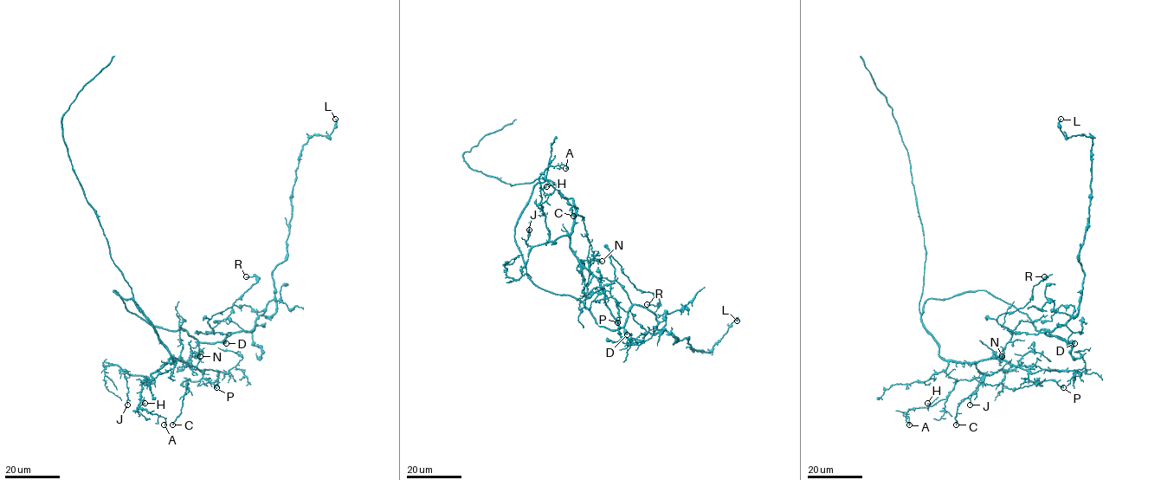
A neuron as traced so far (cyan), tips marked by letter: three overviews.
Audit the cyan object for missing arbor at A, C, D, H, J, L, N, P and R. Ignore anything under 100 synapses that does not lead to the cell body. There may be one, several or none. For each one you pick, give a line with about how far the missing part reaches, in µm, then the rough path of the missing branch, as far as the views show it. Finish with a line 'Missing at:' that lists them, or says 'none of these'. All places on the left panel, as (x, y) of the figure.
Missing at: none of these

